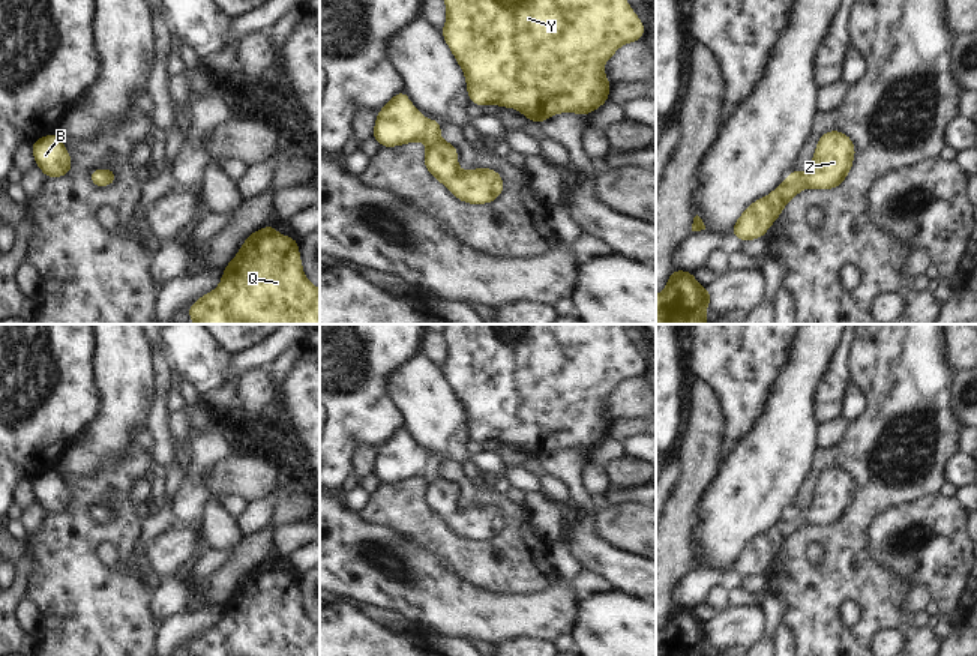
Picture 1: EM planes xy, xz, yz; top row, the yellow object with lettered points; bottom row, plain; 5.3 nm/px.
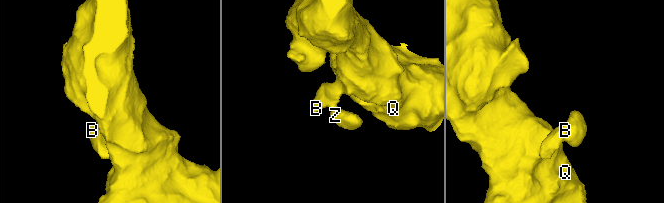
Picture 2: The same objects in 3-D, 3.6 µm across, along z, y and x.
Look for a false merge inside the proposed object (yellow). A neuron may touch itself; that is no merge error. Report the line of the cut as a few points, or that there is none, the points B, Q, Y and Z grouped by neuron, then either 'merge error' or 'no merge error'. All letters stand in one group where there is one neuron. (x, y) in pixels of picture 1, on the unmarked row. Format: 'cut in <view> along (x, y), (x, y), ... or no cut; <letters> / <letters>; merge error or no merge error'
no cut; B Q Y Z; no merge error

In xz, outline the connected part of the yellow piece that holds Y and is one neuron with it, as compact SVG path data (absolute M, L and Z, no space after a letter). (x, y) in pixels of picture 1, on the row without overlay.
M444 324L441 335L447 344L447 357L441 365L446 380L467 416L467 429L473 441L495 440L519 446L530 458L540 459L555 449L578 449L587 452L608 435L611 419L605 413L602 401L609 396L618 383L642 375L645 363L627 341L623 324Z

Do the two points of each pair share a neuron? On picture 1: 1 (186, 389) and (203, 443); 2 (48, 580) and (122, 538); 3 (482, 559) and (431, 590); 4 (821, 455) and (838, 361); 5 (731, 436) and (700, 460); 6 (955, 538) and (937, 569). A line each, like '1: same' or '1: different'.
1: different
2: same
3: different
4: different
5: different
6: same

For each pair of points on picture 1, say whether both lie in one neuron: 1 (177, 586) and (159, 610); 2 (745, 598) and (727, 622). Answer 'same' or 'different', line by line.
1: same
2: different

